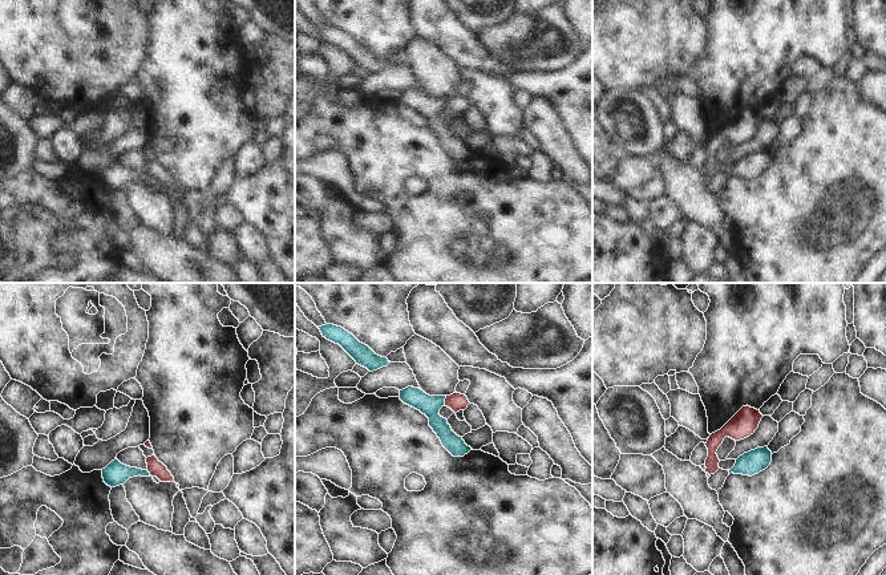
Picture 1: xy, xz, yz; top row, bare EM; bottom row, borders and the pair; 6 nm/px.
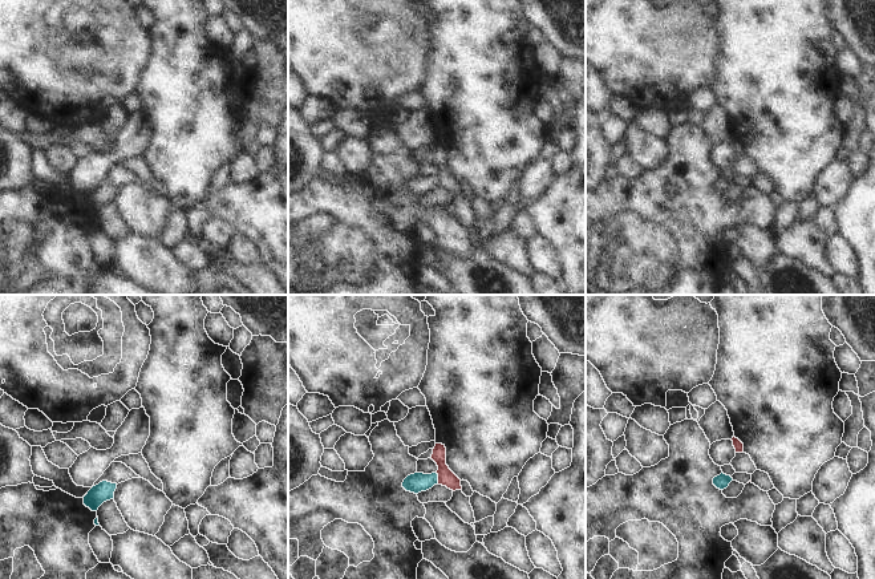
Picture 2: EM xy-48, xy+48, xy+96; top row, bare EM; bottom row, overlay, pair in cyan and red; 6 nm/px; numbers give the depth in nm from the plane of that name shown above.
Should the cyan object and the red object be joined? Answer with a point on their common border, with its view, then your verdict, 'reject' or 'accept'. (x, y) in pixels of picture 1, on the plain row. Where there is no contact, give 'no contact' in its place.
xz (444, 102) | reject

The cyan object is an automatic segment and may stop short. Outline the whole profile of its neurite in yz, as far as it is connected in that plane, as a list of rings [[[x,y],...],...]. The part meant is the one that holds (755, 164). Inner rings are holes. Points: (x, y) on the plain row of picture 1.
[[[768,149],[757,150],[748,155],[744,155],[736,162],[735,169],[728,173],[729,177],[754,178],[765,173],[772,165],[772,154]]]

